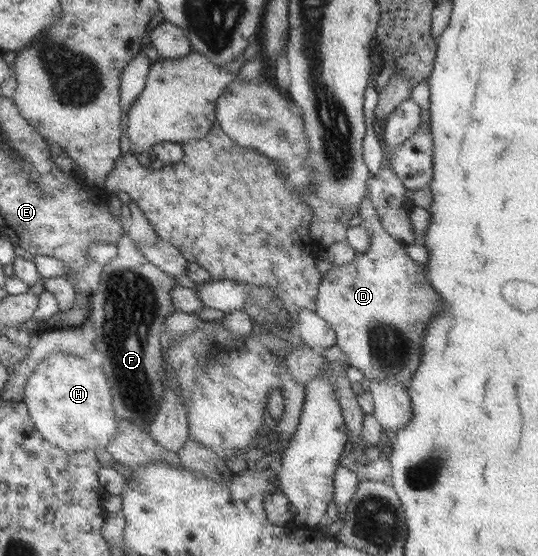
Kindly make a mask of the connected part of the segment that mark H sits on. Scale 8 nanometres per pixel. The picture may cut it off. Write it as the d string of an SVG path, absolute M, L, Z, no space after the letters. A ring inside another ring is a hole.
M51 352L25 382L22 402L40 436L65 453L105 450L118 431L119 419L112 406L112 395L105 374L82 356Z

